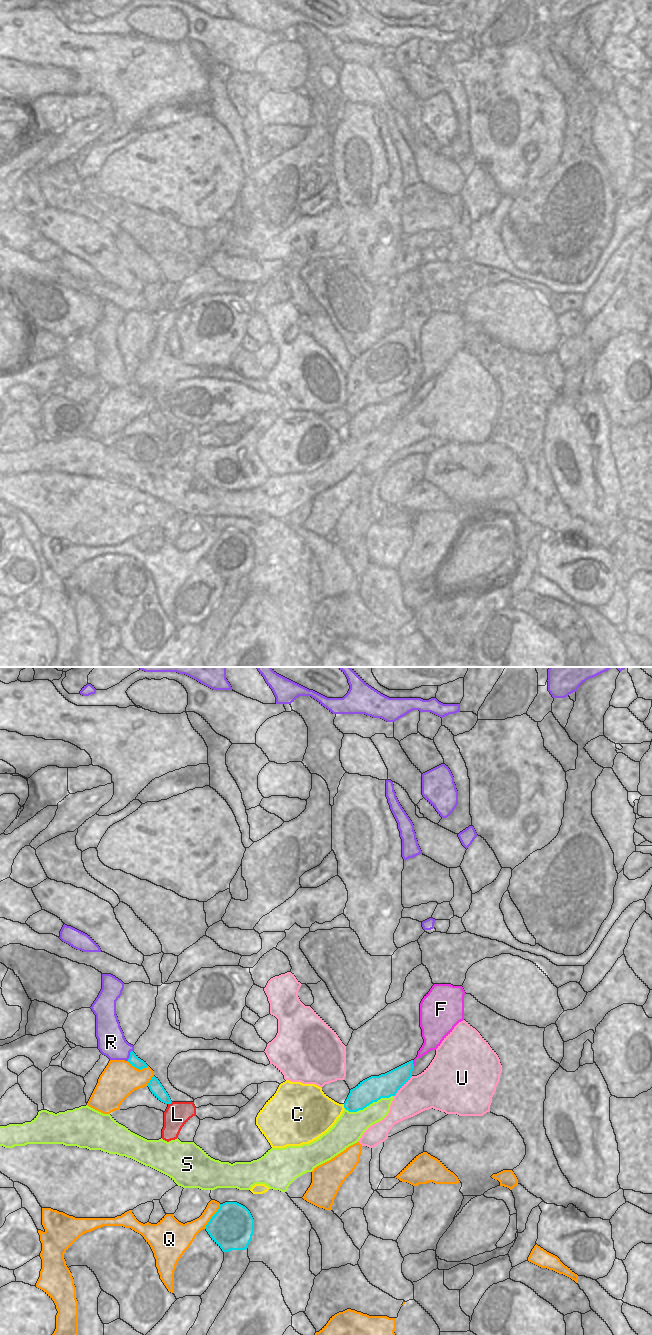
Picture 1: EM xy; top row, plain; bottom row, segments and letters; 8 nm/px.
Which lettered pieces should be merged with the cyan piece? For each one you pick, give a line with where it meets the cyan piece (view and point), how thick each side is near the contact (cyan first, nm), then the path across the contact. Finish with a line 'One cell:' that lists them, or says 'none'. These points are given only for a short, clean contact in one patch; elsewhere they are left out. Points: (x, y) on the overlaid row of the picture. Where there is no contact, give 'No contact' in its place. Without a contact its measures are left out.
F: Touches cyan at xy (412, 1063). Thickness 180 nm (cyan) against 140 nm. Path across: xy (389, 1083), (412, 1063), (432, 1039)
One cell: F.

